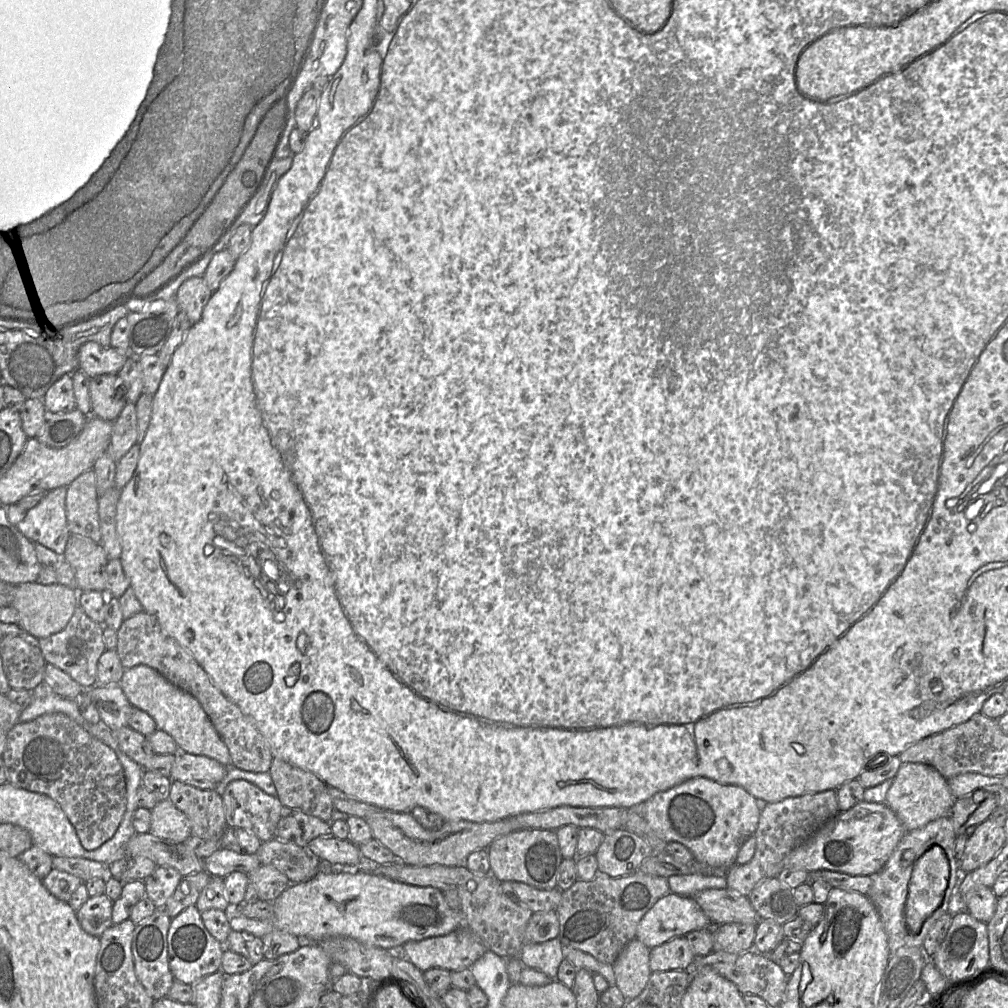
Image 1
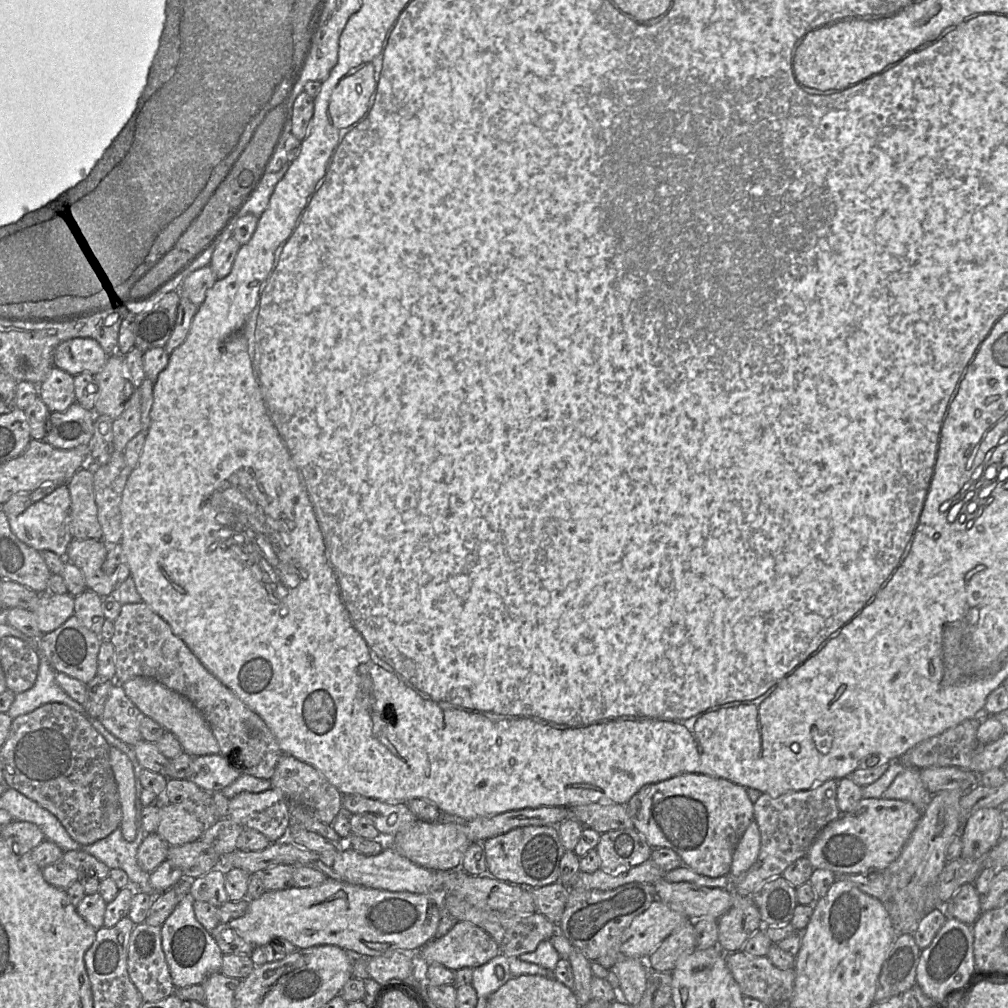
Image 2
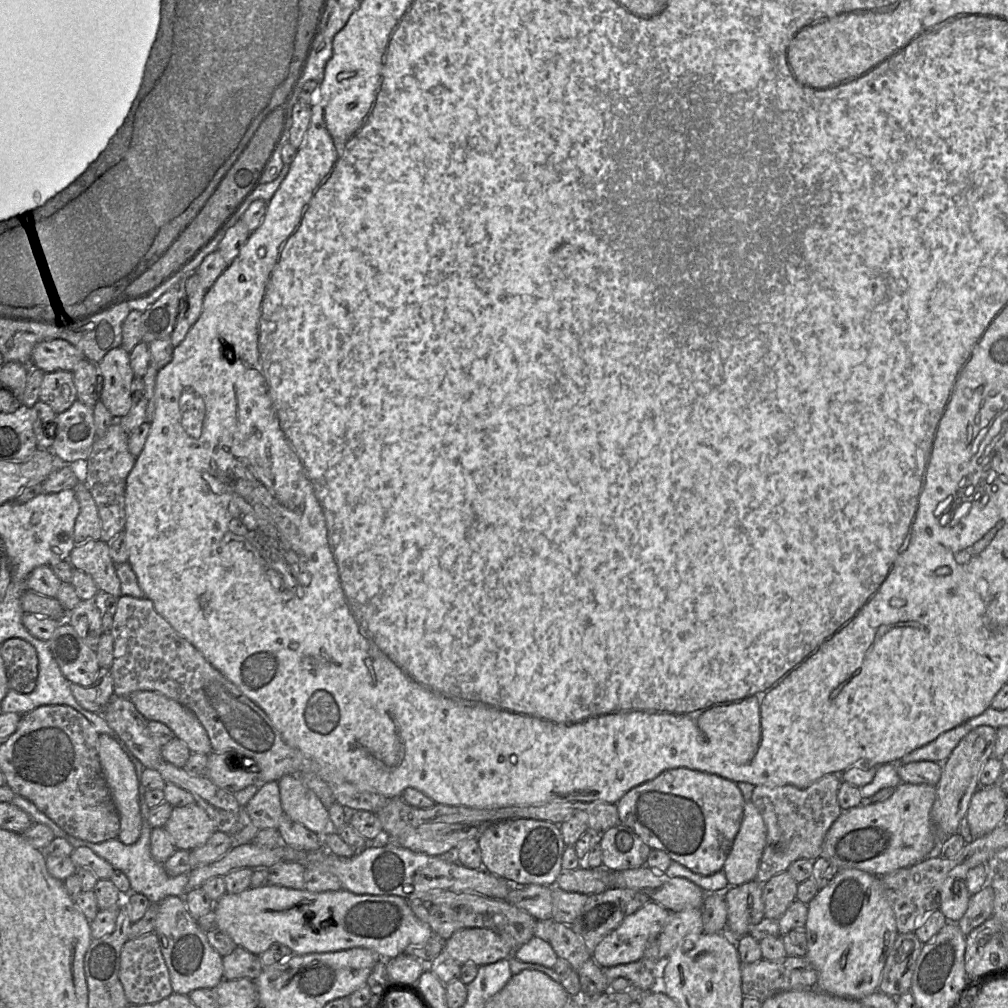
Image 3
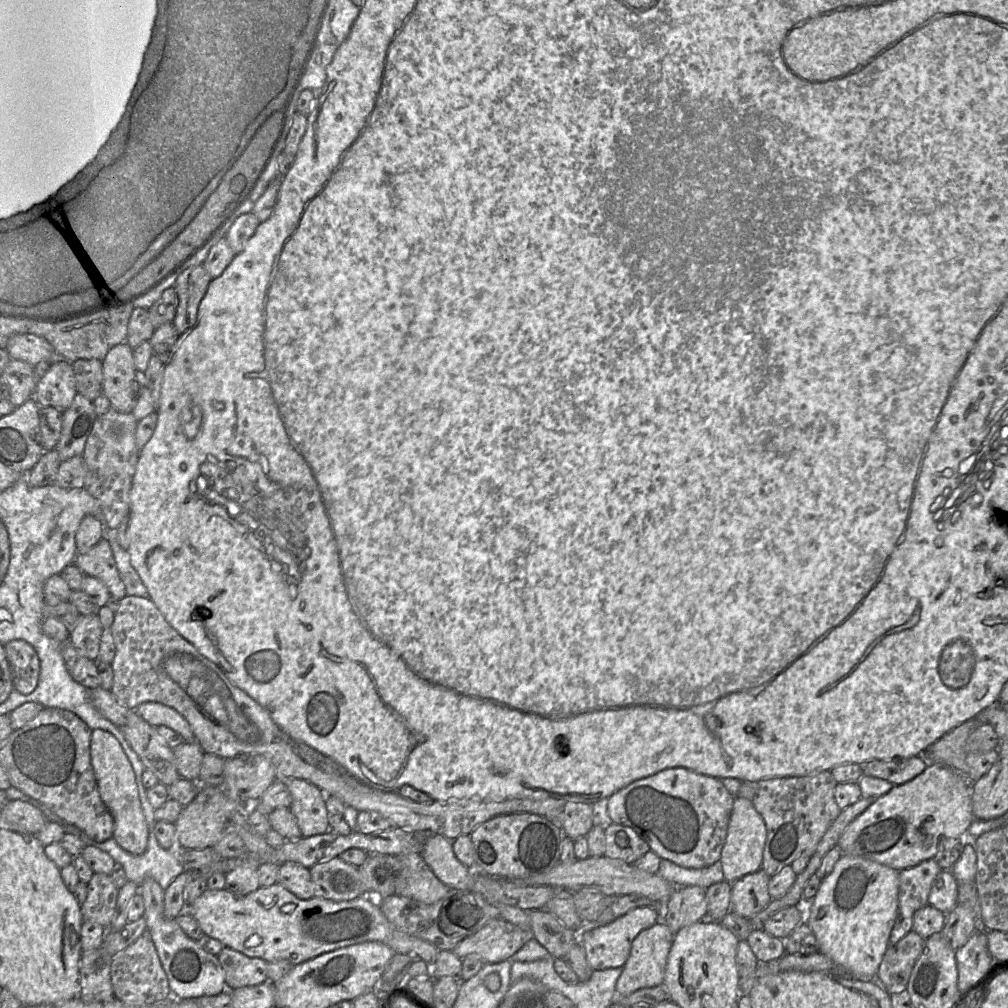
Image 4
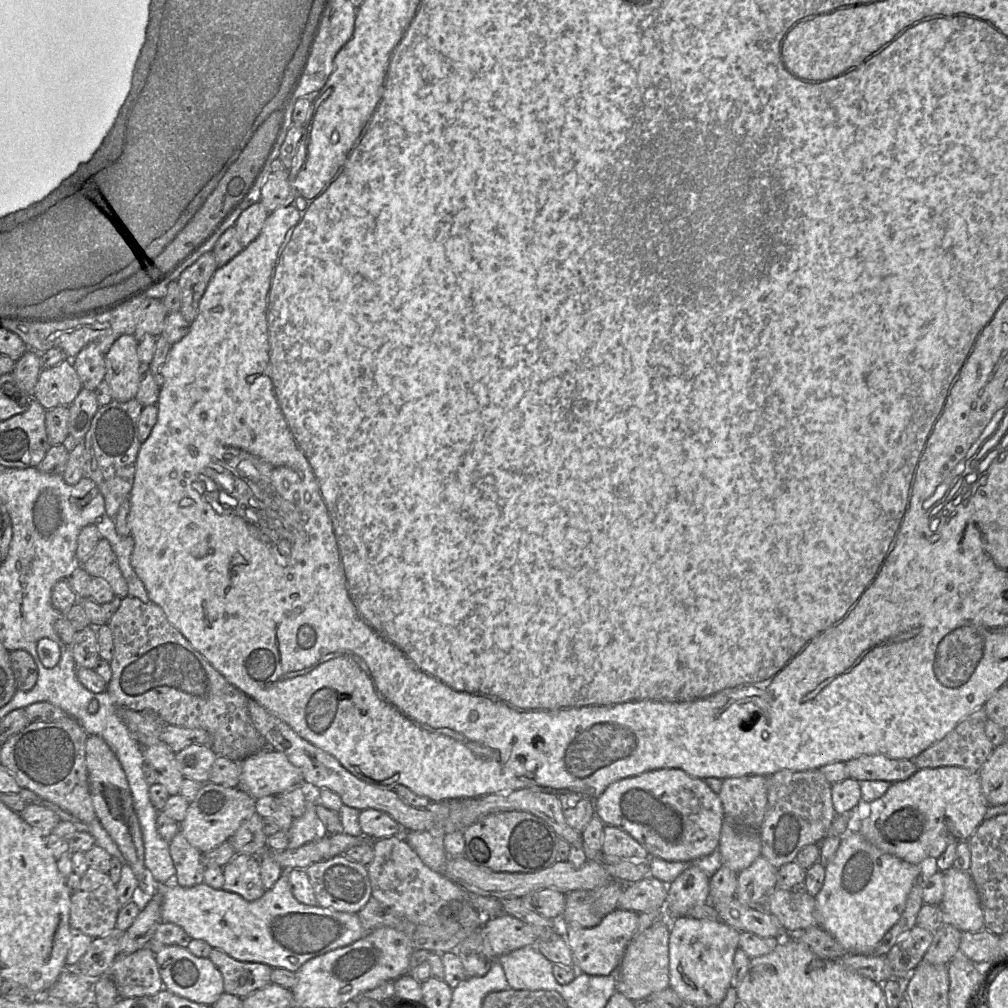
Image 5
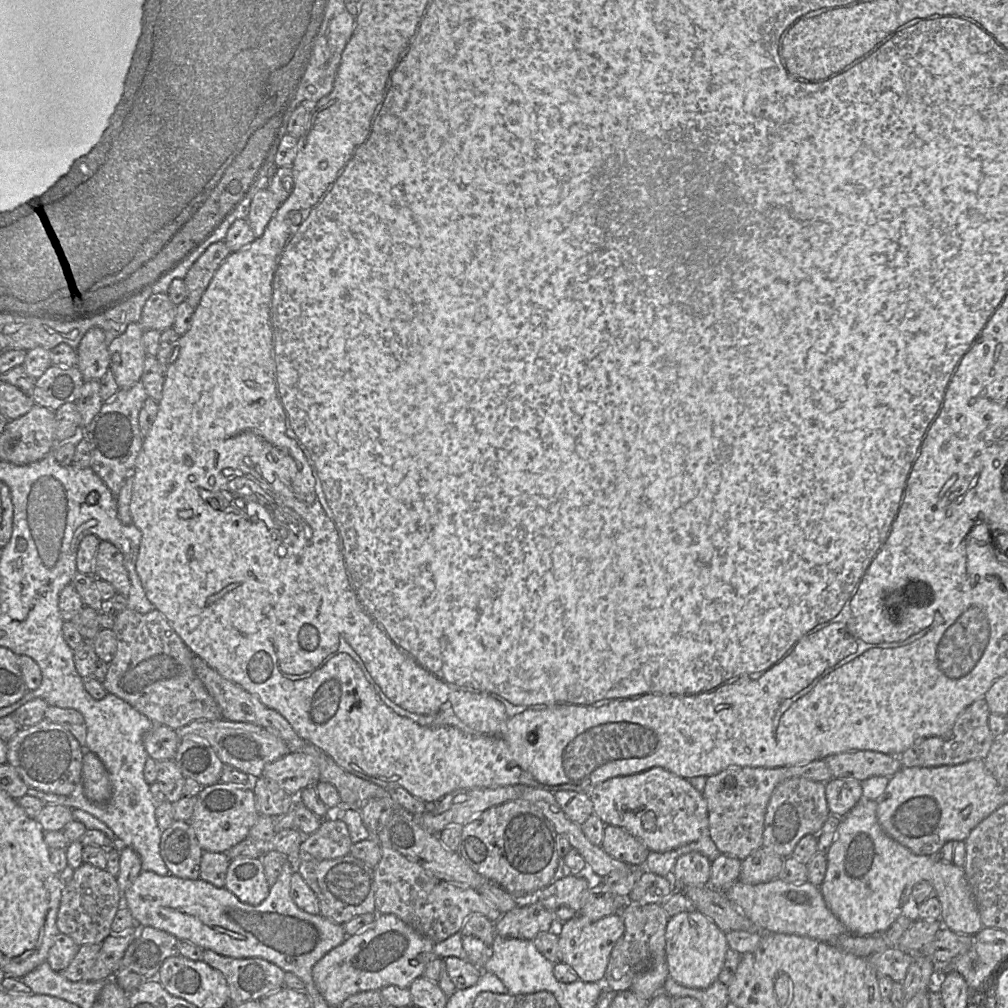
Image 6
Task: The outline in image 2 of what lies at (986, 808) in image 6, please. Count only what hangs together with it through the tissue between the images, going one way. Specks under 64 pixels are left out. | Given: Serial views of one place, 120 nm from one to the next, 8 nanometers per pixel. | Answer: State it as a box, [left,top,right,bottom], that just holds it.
[806,798,922,875]

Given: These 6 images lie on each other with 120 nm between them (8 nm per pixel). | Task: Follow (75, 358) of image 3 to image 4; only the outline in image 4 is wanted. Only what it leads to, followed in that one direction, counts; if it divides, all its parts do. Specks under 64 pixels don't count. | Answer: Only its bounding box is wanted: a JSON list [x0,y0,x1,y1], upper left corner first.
[5,334,58,366]

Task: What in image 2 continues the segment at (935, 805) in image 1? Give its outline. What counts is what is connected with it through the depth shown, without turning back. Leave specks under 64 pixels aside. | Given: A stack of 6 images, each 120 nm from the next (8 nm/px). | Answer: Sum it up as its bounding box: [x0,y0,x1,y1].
[882,767,932,811]

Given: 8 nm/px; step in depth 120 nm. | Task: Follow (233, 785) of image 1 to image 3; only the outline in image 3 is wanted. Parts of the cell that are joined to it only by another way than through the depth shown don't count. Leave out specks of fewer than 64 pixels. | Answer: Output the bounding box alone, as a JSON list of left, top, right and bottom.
[244,781,284,829]

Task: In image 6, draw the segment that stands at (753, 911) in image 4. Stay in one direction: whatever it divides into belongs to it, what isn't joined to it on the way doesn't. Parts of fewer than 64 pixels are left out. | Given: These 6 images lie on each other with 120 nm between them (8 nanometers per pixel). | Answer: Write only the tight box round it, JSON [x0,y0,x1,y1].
[739,847,784,885]

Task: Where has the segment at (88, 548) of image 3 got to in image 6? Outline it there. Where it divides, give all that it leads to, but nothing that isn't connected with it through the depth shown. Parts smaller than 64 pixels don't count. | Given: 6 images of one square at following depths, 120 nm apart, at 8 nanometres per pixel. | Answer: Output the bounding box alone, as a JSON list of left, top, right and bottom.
[94,542,130,598]

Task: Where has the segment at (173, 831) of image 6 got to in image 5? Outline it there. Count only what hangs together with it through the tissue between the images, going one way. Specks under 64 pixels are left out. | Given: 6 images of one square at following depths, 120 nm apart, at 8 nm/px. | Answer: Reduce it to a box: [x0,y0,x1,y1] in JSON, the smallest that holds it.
[169,831,205,887]

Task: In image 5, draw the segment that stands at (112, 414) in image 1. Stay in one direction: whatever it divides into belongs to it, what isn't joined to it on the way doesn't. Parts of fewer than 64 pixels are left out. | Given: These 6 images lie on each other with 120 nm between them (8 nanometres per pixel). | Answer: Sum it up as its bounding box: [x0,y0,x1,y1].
[105,335,141,402]

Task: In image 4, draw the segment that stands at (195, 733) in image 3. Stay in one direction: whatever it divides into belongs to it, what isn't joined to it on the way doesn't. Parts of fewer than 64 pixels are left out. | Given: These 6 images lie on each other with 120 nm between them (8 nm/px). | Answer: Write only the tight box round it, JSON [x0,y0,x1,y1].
[136,701,196,743]

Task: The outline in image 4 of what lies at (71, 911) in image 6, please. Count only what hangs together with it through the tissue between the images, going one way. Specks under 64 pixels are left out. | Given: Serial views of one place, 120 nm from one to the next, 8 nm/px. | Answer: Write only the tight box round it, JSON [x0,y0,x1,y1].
[80,873,118,928]

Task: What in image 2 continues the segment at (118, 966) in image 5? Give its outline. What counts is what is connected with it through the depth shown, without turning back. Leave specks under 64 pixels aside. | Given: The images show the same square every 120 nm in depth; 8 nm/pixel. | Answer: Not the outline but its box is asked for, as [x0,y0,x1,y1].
[127,923,175,1002]

